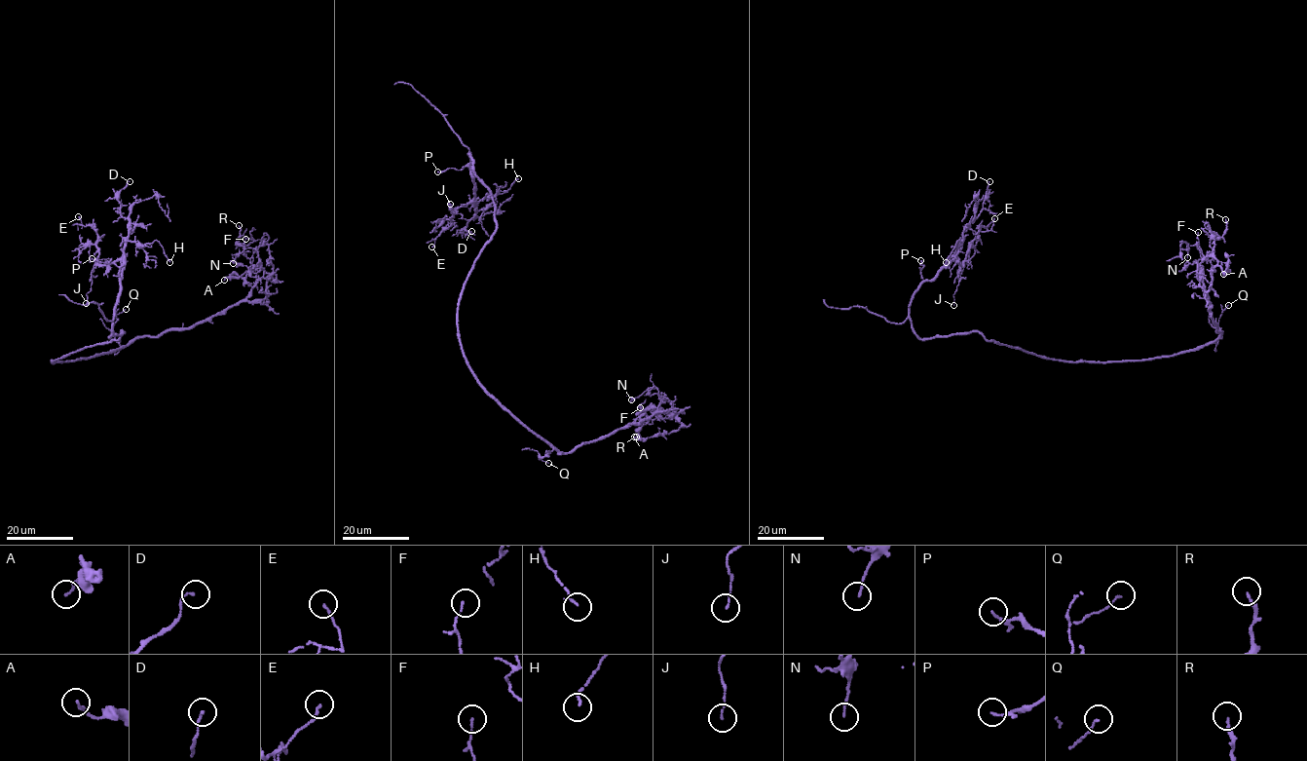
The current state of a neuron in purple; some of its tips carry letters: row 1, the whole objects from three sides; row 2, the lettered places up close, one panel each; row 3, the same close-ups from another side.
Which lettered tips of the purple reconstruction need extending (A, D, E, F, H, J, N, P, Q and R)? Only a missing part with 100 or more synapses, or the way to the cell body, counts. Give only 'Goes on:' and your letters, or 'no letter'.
Goes on: no letter

